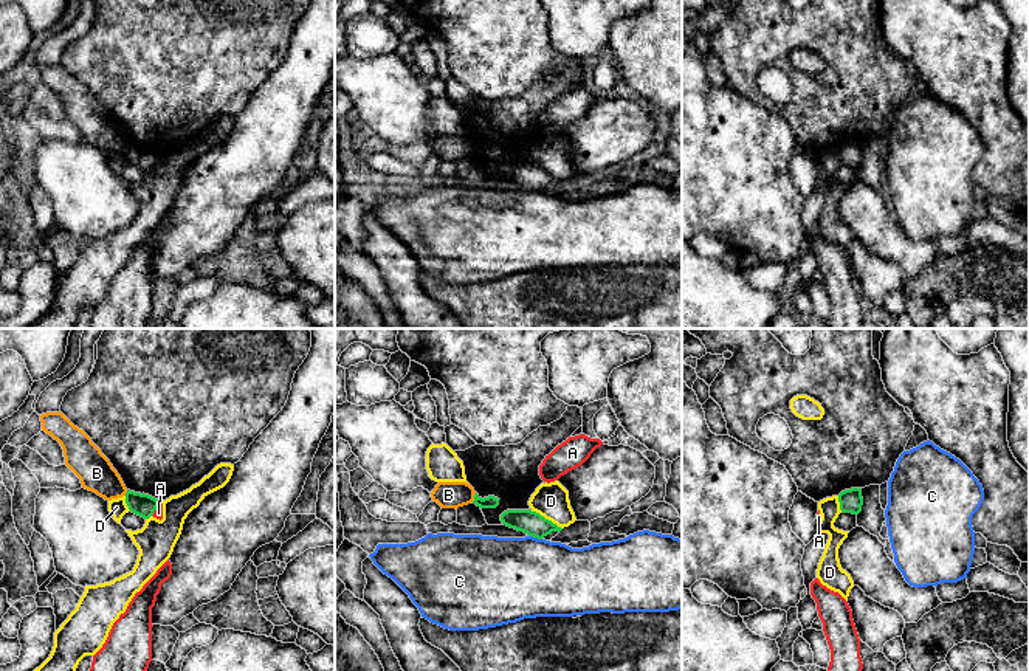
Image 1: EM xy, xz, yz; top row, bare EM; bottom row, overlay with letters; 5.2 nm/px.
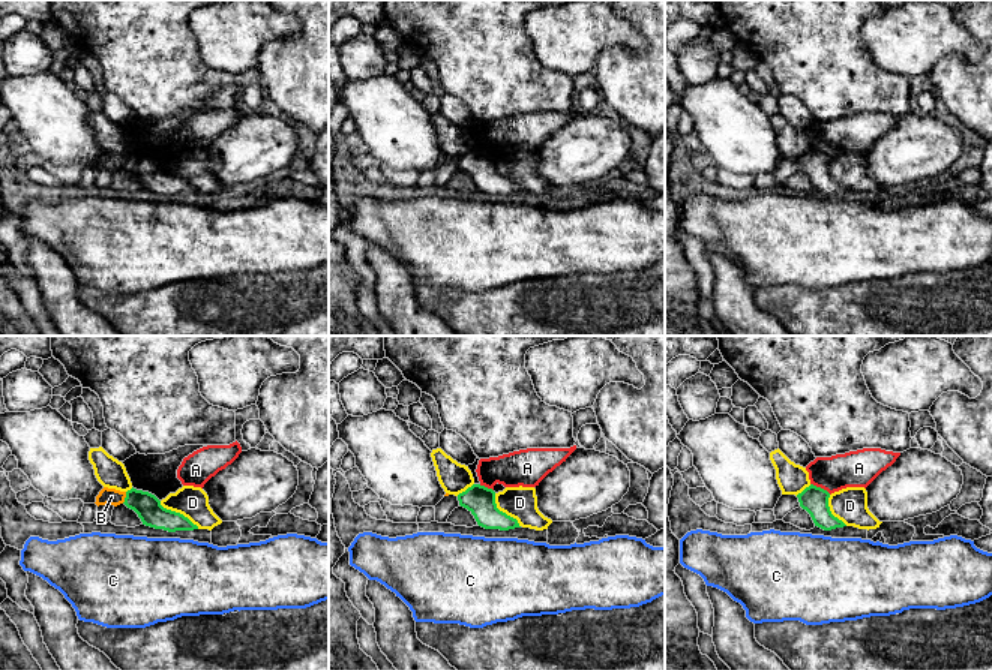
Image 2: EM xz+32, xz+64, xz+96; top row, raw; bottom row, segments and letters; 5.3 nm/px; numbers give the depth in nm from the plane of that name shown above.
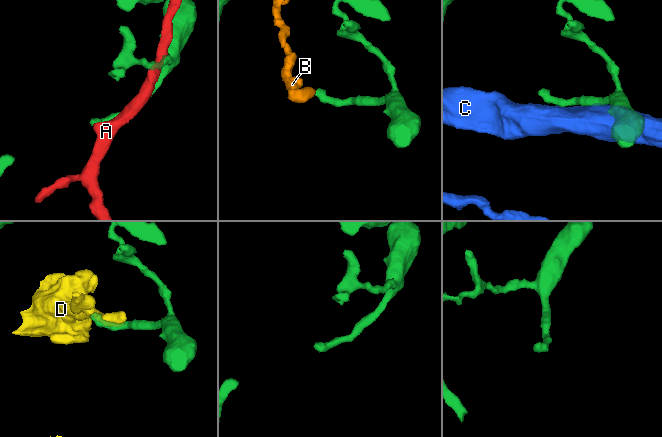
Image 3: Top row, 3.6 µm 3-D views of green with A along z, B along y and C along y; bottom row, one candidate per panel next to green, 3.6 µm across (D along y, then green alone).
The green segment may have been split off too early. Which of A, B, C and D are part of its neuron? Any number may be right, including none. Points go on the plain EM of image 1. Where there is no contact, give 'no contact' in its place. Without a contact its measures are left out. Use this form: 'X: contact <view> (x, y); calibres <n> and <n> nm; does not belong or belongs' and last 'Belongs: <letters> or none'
A: contact xy (155, 161); calibres 120 and 50 nm; does not belong
B: contact xz (474, 151); calibres 60 and 140 nm; does not belong
C: contact xz (535, 189); calibres 120 and 440 nm; does not belong
D: contact xz (544, 171); calibres 120 and 180 nm; does not belong
Belongs: none

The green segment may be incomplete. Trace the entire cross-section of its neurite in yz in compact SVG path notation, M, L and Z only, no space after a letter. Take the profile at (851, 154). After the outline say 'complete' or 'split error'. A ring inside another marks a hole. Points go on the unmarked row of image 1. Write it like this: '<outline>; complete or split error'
M860 141L845 143L838 147L840 163L843 166L859 167L862 164L863 150Z; complete

